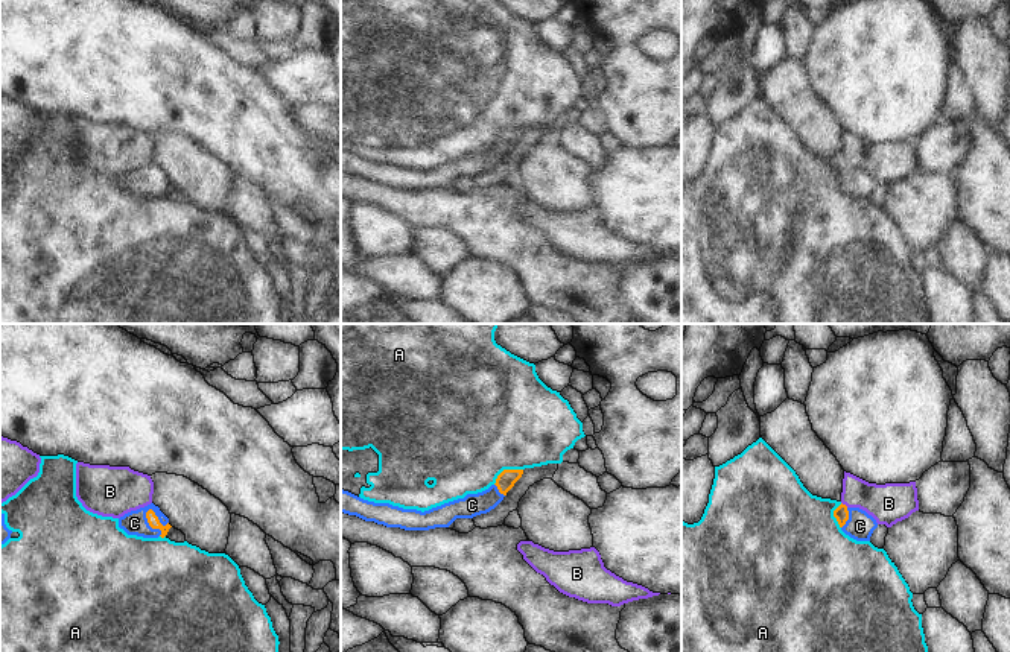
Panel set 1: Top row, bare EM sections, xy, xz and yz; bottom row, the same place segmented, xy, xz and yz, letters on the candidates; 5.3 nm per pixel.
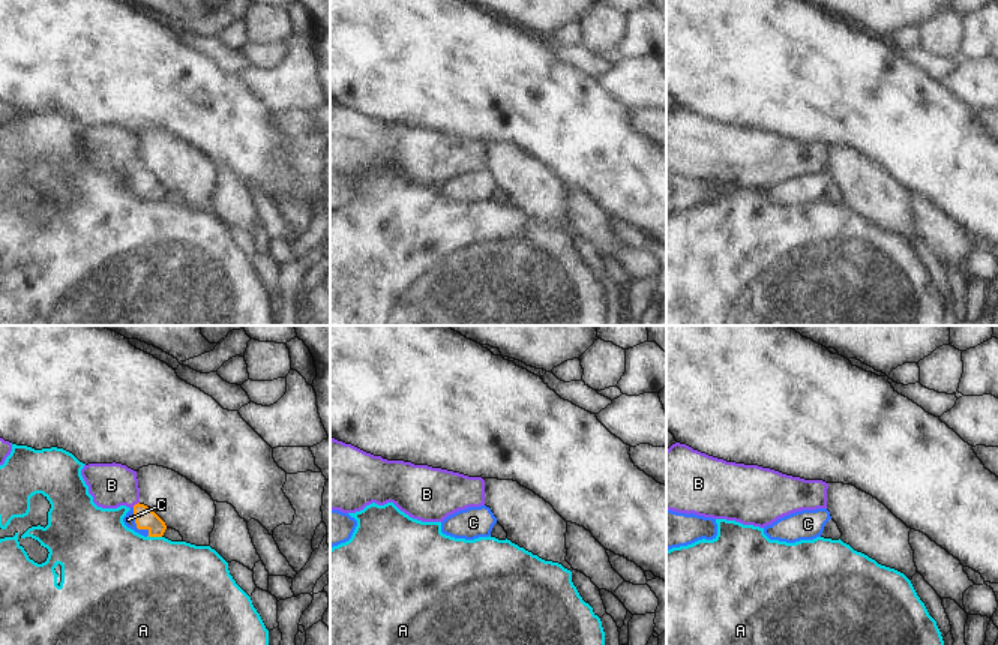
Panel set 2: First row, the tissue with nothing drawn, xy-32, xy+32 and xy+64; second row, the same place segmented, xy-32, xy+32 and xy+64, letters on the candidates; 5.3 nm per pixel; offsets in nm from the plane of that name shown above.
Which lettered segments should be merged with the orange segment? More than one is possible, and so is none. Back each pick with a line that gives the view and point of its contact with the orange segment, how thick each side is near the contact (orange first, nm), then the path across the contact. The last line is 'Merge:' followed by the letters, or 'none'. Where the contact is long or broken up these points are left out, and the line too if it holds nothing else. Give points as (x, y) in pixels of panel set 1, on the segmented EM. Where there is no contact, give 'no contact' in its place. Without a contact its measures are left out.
C: meets orange in xy at (149, 525); 60 nm thick on the orange side, 130 nm on the other; runs through xy (152, 519), (149, 525), (134, 523)
Merge: C

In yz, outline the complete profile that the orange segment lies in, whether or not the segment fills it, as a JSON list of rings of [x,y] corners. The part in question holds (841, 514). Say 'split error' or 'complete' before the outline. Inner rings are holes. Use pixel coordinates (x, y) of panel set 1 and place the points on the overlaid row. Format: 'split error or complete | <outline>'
split error | [[[840,505],[834,511],[841,530],[856,541],[870,541],[873,530],[878,527],[876,520],[859,508]]]

